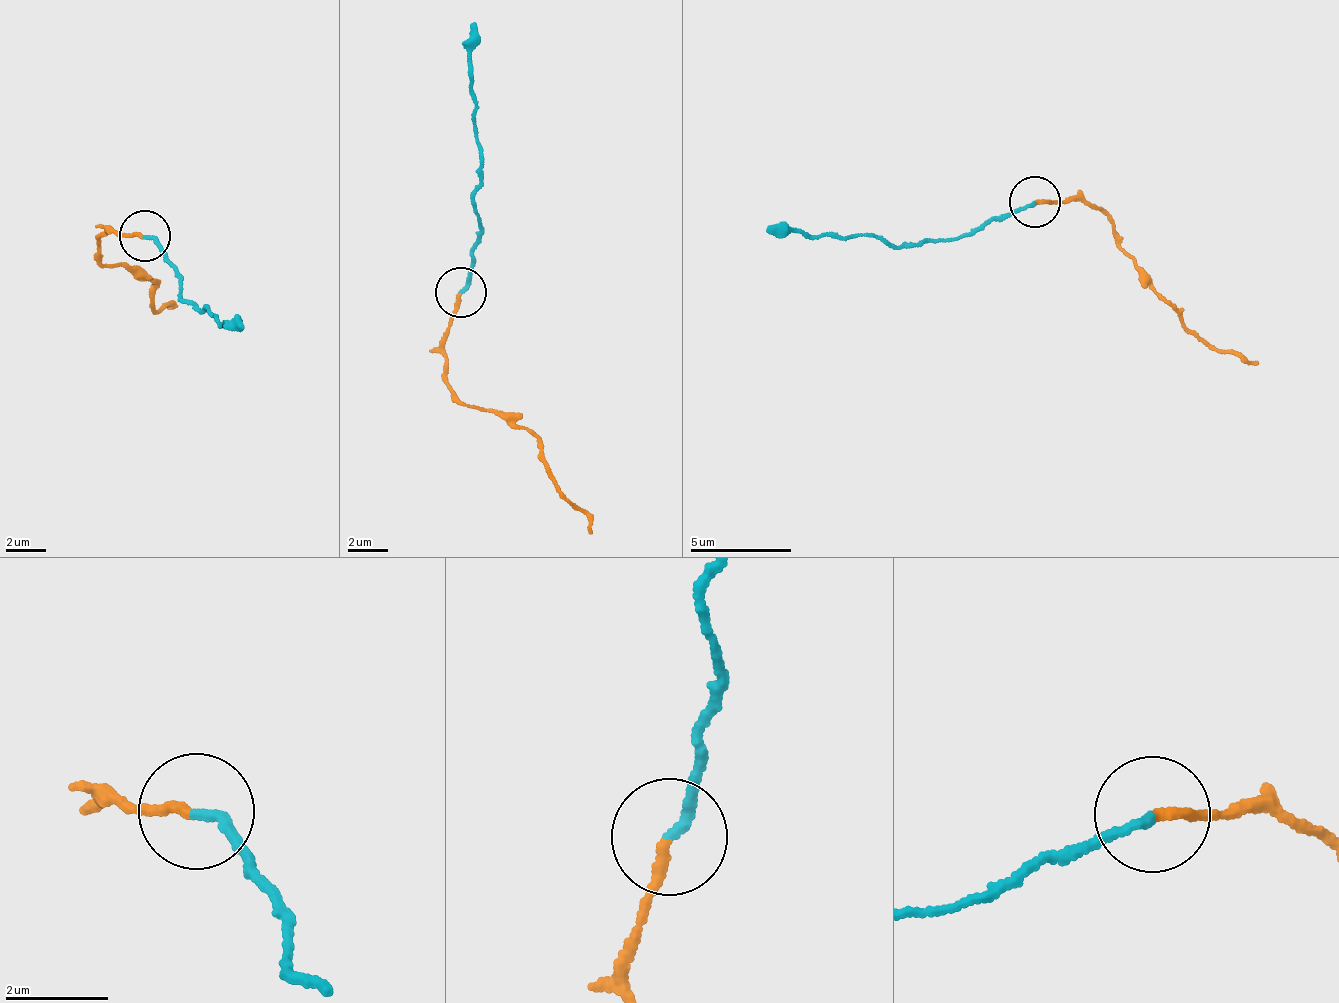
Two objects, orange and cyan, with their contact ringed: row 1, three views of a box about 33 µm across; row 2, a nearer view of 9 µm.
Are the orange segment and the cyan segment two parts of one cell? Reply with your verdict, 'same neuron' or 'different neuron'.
same neuron

